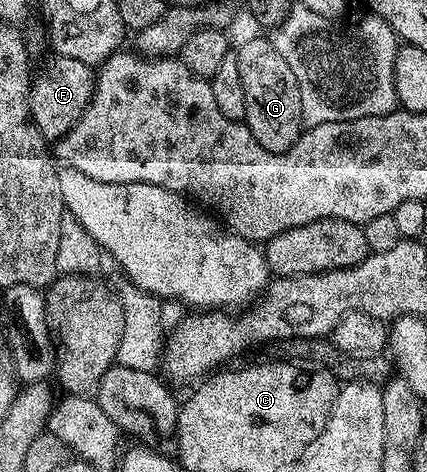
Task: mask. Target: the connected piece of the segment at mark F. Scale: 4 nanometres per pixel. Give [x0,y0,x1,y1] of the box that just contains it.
[28,56,96,143]

